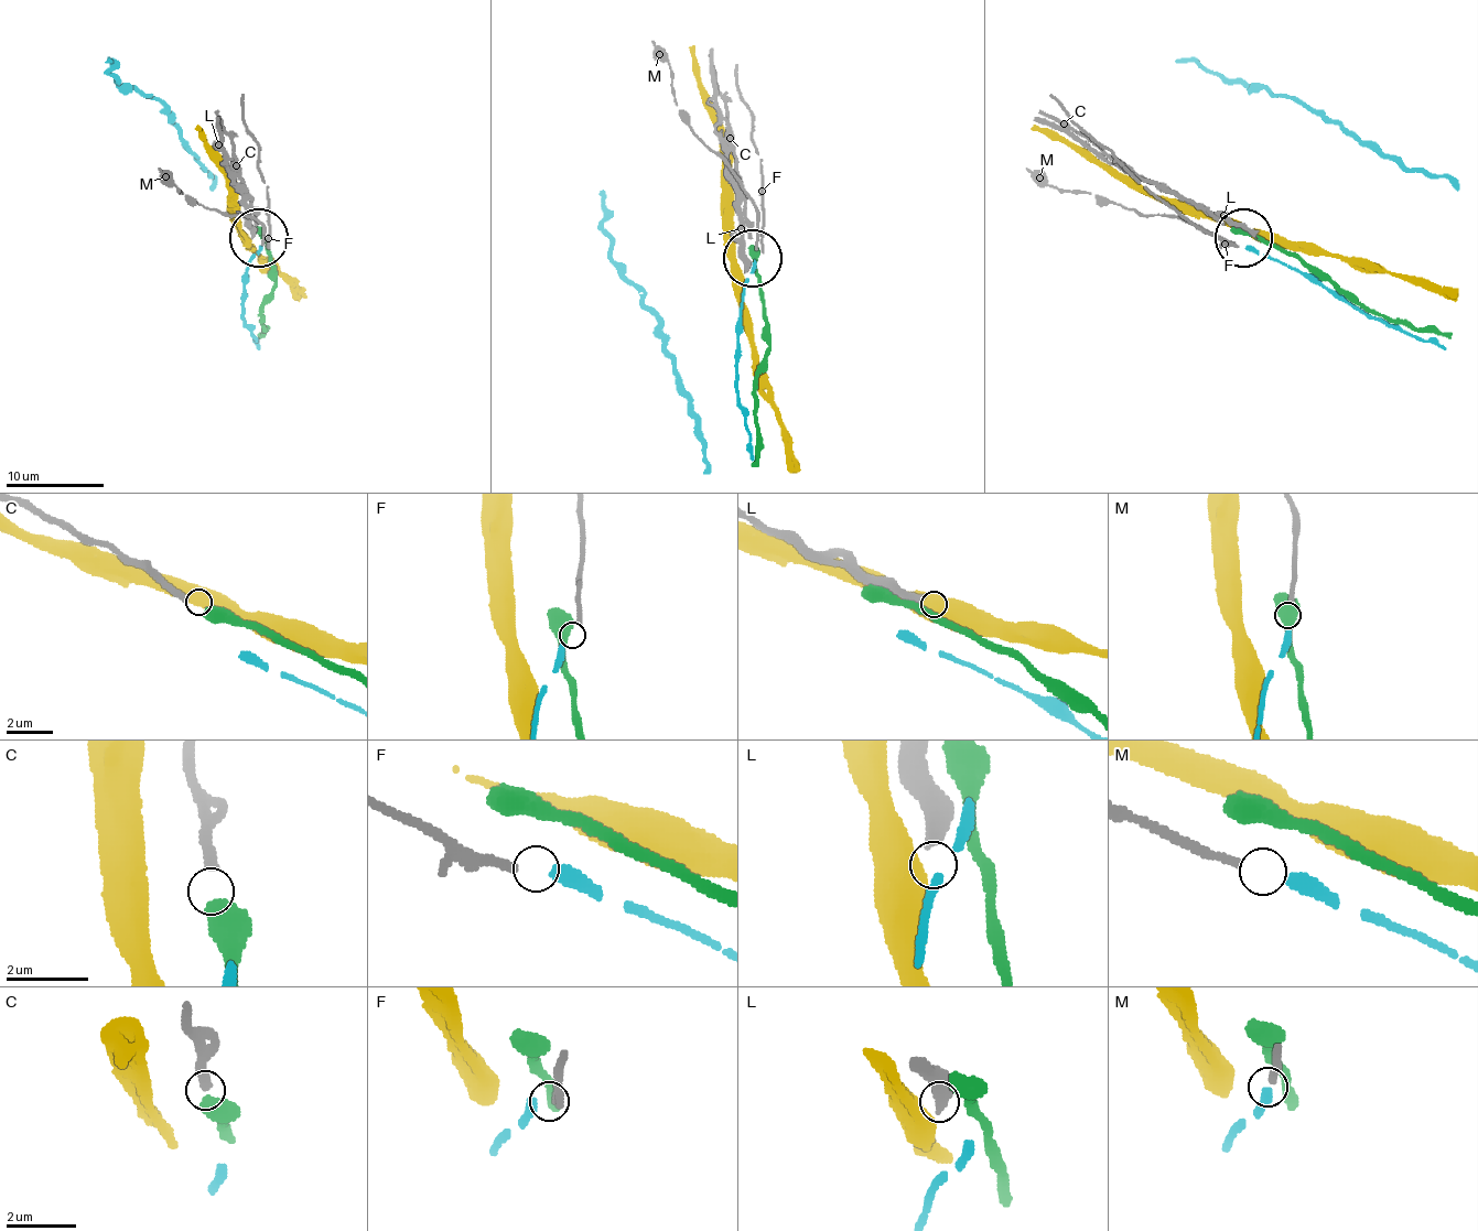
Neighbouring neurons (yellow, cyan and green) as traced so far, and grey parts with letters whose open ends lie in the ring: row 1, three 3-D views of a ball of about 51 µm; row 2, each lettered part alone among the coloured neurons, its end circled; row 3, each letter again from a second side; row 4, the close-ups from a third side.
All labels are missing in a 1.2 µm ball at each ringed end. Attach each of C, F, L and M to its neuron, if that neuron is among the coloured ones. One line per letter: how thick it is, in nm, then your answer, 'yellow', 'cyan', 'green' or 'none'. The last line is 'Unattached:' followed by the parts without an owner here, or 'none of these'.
C: 280 nm thick; green
F: 200 nm thick; none
L: 440 nm thick; none
M: 190 nm thick; cyan
Unattached: F, L

